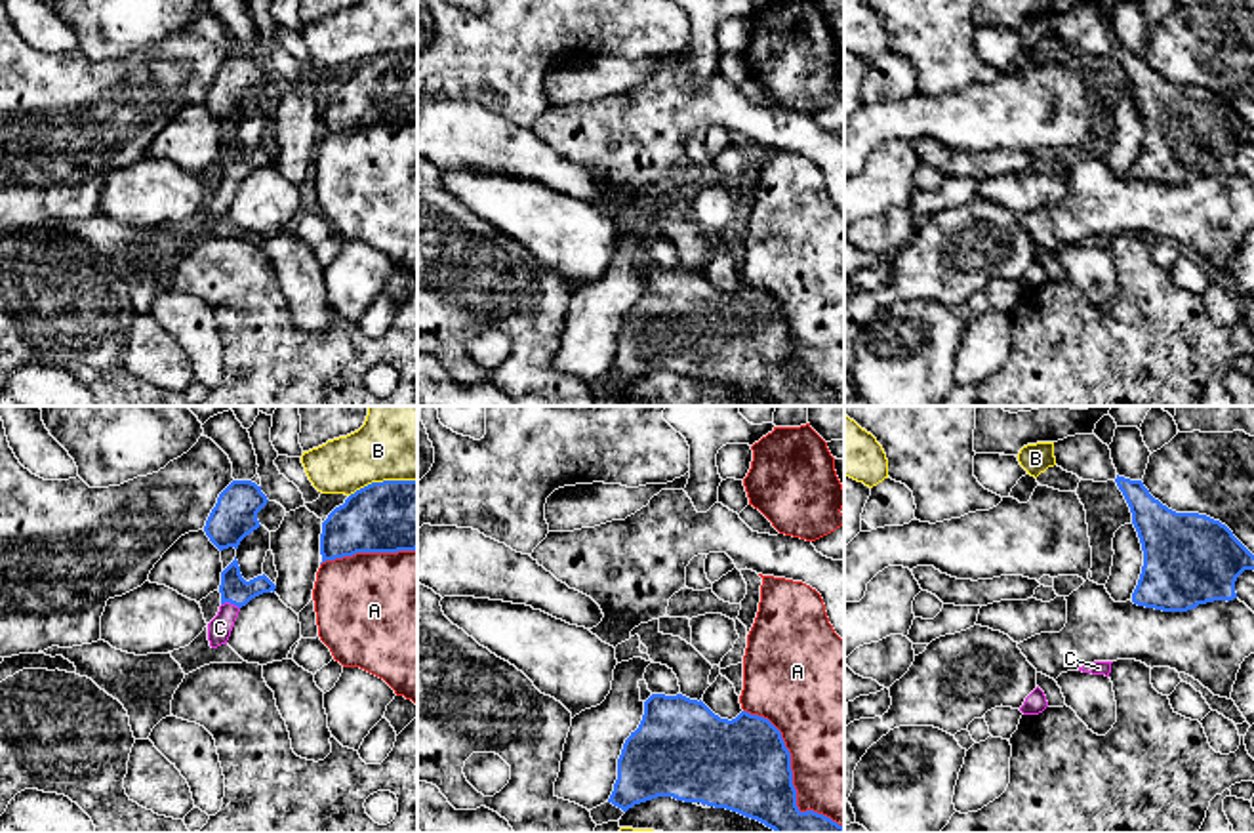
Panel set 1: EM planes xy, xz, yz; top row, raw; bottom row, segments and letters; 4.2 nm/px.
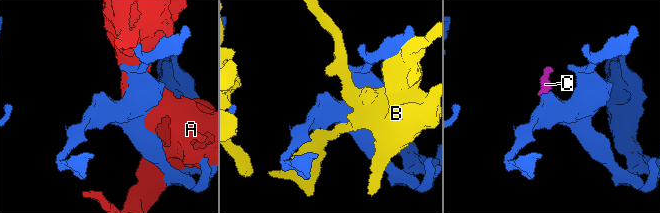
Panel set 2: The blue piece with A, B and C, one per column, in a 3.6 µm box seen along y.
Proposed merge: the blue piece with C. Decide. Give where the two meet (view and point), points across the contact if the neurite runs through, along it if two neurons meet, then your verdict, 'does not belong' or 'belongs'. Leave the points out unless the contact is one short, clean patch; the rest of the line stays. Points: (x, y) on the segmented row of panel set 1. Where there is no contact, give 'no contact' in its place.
xy (231, 603) | across xy (235, 589), (231, 603), (220, 628) | belongs

